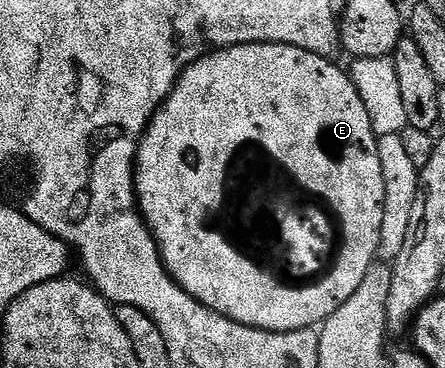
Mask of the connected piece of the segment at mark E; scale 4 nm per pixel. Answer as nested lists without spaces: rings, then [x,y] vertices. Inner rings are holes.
[[[247,42],[241,46],[231,46],[225,50],[214,50],[210,54],[203,54],[196,62],[191,62],[184,71],[180,73],[180,78],[174,84],[174,88],[168,94],[168,99],[161,104],[148,122],[144,135],[140,138],[140,147],[136,153],[136,201],[140,207],[140,212],[144,216],[144,223],[156,238],[156,246],[160,249],[160,258],[164,262],[164,267],[168,269],[168,275],[176,281],[187,294],[194,296],[194,300],[201,302],[206,308],[226,316],[243,326],[249,326],[255,330],[269,330],[270,332],[294,332],[295,330],[311,330],[319,327],[354,292],[358,289],[358,284],[366,277],[366,272],[370,272],[373,262],[377,261],[380,253],[380,233],[382,232],[382,212],[384,211],[384,181],[382,180],[382,164],[378,160],[378,135],[370,124],[370,115],[366,112],[366,104],[362,104],[362,96],[358,96],[356,85],[352,83],[351,77],[344,74],[336,67],[337,63],[330,58],[323,58],[314,52],[306,52],[302,48],[287,46],[281,42]]]

